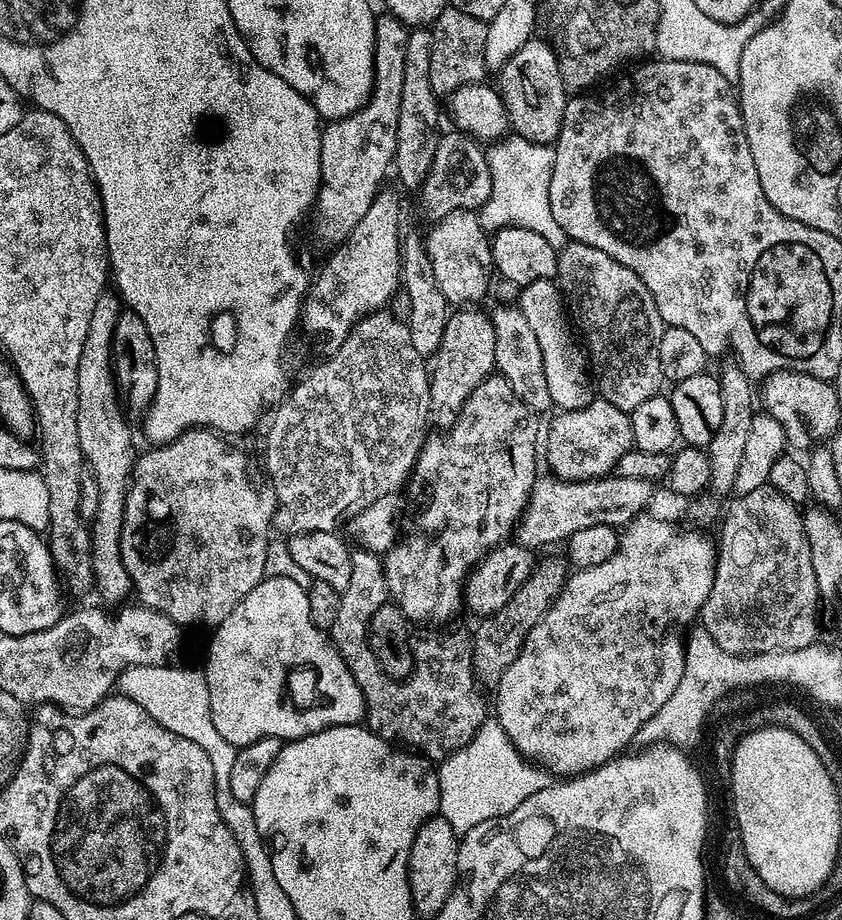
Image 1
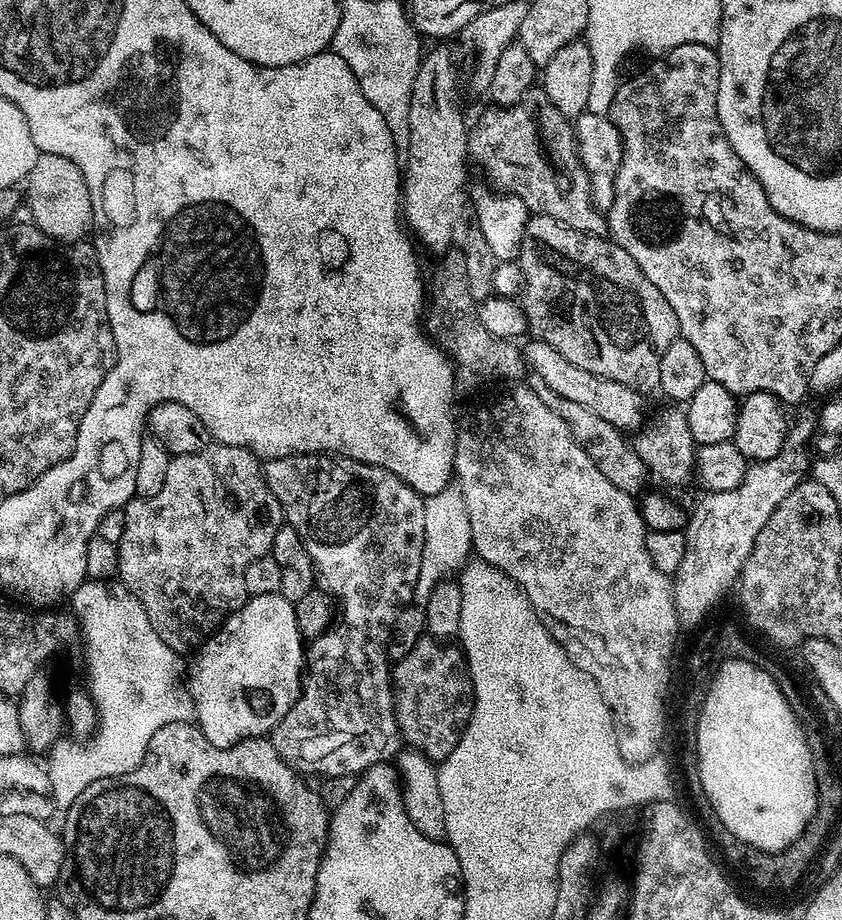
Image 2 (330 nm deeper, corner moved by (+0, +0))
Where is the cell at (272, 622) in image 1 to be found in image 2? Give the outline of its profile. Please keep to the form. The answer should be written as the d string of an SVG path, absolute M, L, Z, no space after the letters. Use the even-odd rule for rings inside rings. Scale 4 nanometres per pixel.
M279 592L249 596L192 658L186 683L200 733L219 748L267 737L300 697L306 648L298 630L295 603Z

